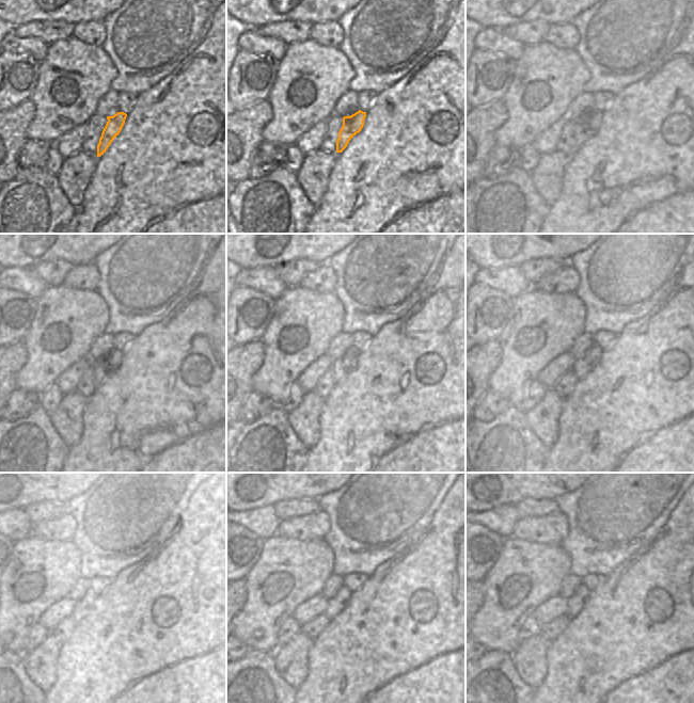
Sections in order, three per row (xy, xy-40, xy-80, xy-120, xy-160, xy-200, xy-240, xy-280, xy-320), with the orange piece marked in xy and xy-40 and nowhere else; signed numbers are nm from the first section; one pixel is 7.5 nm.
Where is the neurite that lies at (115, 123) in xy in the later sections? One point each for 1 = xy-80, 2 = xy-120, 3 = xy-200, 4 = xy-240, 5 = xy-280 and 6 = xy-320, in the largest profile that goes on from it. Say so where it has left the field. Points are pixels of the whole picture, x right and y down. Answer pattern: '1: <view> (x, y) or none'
1: xy-80 (587, 124)
2: xy-120 (101, 367)
3: xy-200 (581, 367)
4: xy-240 (98, 607)
5: xy-280 (336, 604)
6: xy-320 (577, 602)

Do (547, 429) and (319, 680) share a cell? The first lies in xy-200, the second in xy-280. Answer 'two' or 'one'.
two

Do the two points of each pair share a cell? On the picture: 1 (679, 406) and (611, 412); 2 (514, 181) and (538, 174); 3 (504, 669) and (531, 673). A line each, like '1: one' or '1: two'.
1: one
2: two
3: two

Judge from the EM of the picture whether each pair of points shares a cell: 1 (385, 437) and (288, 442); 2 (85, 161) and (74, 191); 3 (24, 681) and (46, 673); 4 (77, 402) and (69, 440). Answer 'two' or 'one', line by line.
1: two
2: one
3: two
4: one

